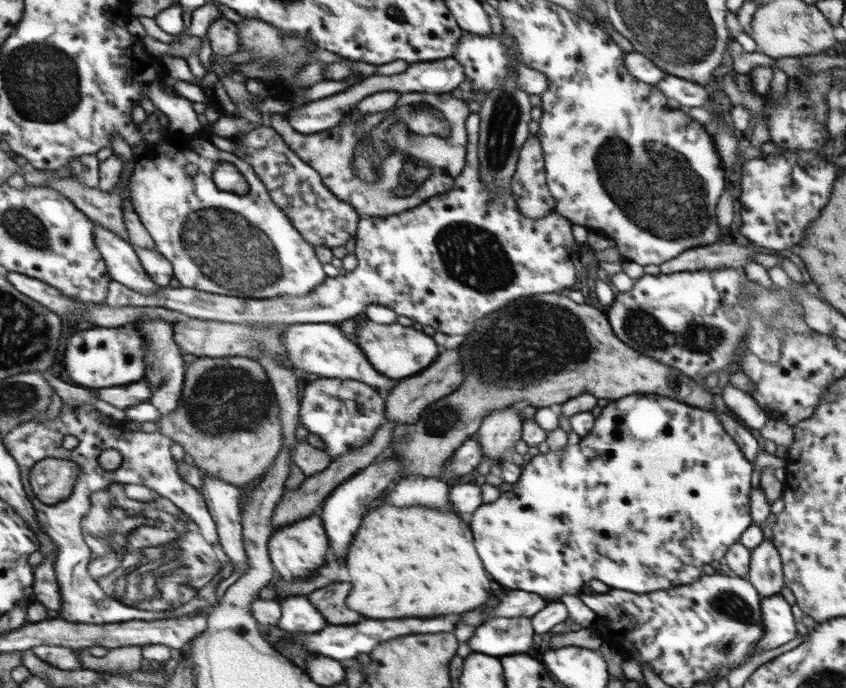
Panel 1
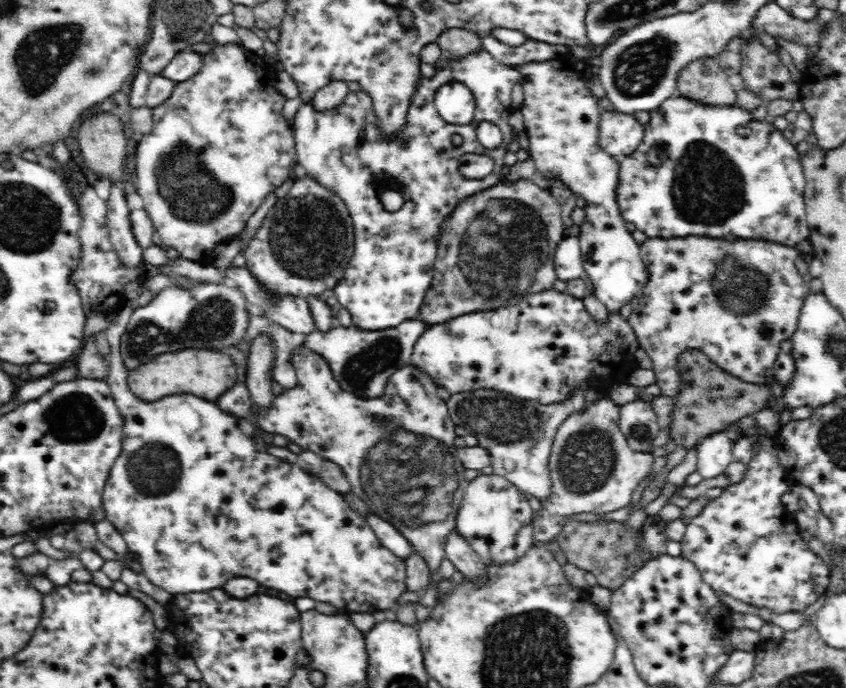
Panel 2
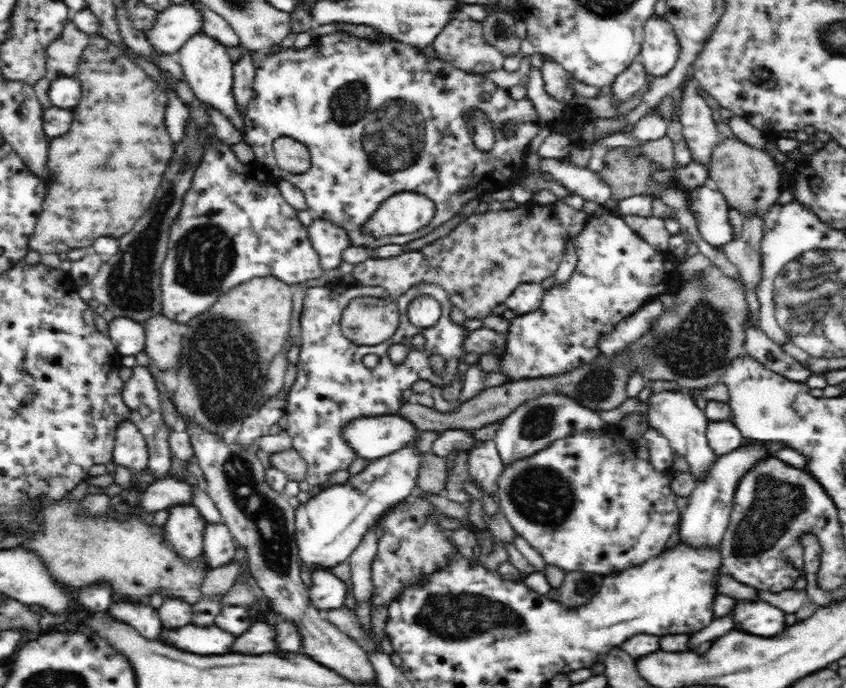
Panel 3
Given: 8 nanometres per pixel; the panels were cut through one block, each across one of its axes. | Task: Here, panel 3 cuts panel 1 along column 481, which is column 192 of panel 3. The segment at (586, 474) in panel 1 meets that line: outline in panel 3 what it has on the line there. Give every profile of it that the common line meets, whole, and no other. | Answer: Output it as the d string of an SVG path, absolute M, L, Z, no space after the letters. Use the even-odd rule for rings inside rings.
M176 505L167 509L168 520L164 532L168 532L168 544L192 564L196 556L204 556L204 532L207 519L194 505Z

